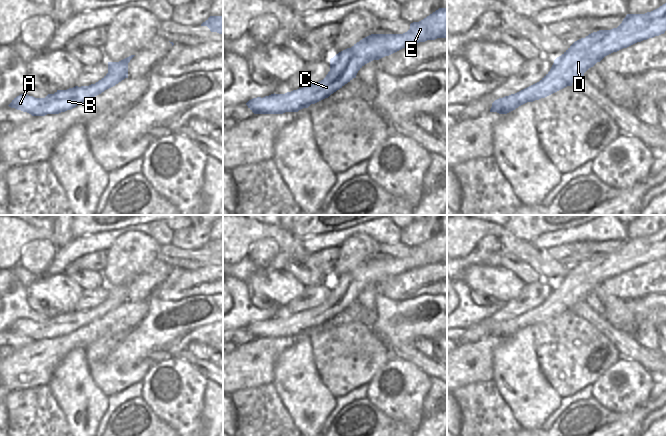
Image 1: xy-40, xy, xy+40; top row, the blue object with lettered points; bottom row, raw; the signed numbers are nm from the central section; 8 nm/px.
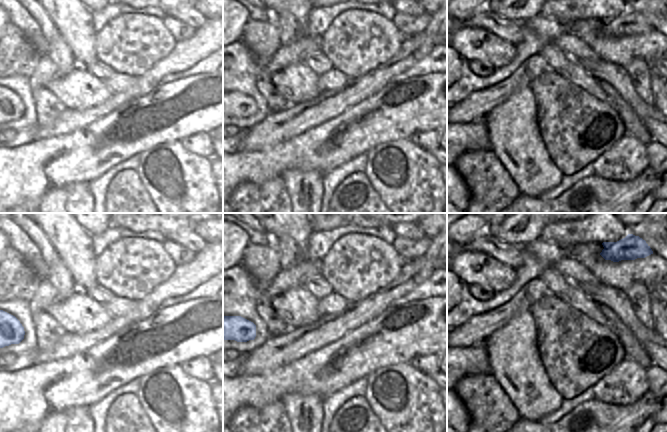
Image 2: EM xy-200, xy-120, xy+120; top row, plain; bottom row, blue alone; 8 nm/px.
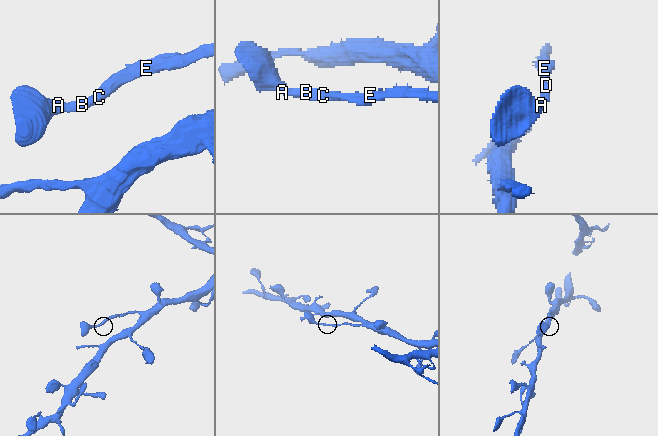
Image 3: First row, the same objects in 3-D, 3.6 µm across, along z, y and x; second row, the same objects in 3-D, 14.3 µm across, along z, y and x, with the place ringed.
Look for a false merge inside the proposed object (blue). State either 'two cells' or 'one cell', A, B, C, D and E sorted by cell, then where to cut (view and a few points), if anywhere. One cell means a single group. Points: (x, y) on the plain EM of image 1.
one cell | A B C D E | no cut

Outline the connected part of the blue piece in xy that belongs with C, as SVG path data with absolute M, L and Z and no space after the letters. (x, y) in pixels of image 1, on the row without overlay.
M439 232L423 244L410 248L410 253L403 258L371 258L351 272L347 272L330 283L330 295L326 301L309 310L287 316L285 318L271 318L263 322L257 321L249 324L246 329L254 338L283 338L285 336L298 336L308 332L342 312L345 308L356 302L358 295L367 287L389 280L403 272L419 266L447 262L447 232Z

